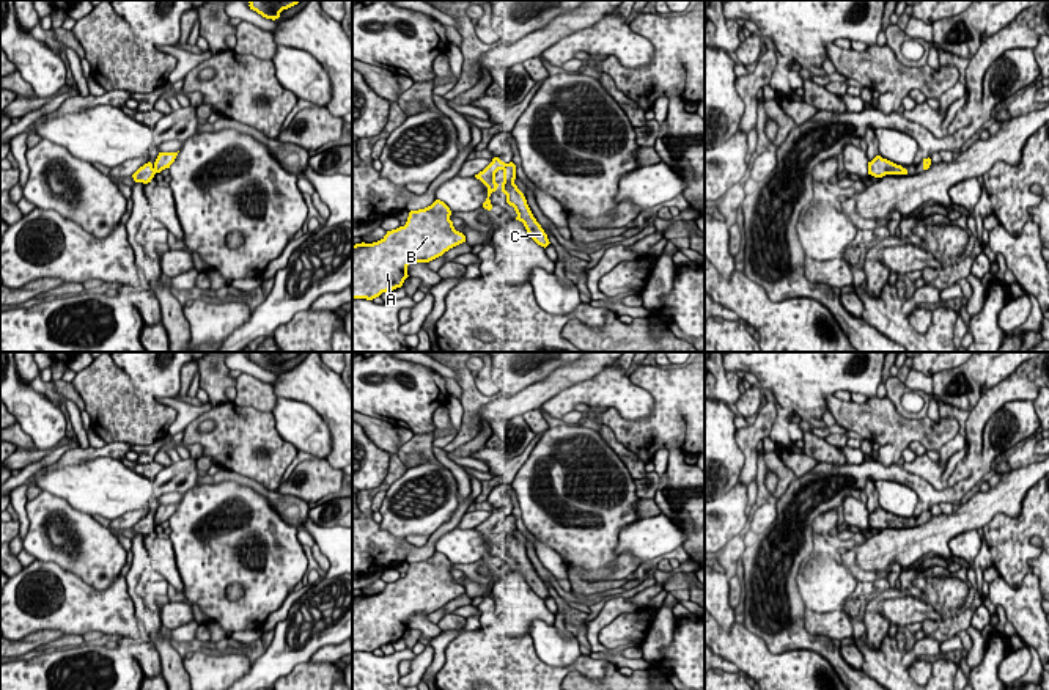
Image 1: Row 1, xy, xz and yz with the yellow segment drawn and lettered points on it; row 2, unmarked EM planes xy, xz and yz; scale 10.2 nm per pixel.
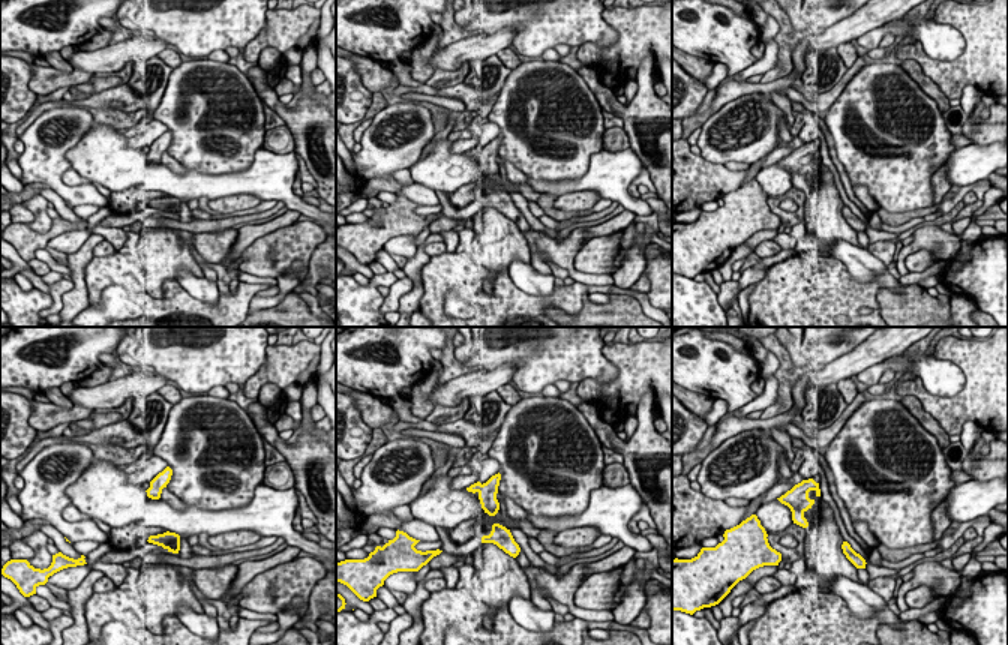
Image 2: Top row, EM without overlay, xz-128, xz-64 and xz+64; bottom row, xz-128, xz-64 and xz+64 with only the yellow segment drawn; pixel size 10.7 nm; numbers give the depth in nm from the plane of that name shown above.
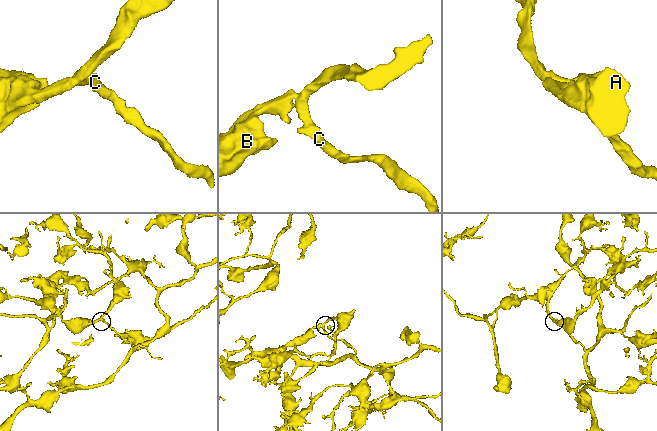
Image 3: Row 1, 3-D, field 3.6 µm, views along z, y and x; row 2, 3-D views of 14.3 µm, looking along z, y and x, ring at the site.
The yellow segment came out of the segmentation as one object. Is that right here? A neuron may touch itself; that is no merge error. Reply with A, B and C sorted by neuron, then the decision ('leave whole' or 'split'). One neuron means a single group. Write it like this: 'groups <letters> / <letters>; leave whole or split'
groups A B C; leave whole

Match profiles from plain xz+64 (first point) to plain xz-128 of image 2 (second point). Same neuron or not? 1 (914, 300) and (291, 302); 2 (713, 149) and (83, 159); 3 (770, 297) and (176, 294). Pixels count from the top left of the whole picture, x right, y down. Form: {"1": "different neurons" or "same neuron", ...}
{"1": "same neuron", "2": "different neurons", "3": "same neuron"}

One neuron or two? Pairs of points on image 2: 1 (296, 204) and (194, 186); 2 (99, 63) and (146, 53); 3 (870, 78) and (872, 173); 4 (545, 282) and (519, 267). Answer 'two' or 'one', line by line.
1: one
2: one
3: one
4: one

